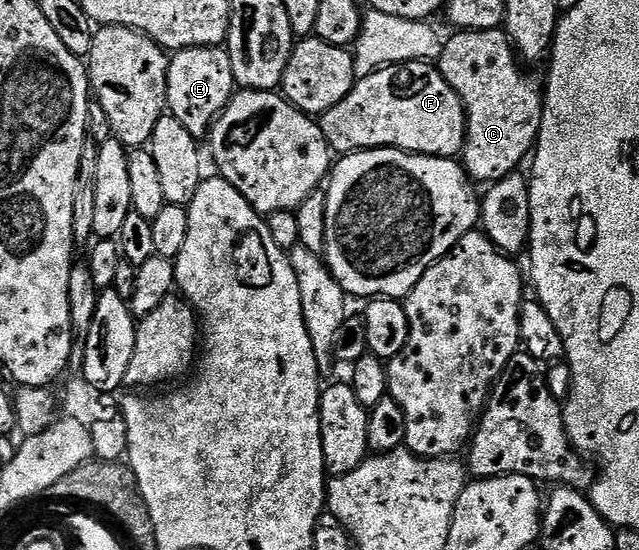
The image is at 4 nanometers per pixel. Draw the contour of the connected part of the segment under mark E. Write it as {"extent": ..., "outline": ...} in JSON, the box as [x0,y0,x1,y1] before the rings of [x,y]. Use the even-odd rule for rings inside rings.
{"extent":[166,47,236,138],"outline":[[[192,47],[177,50],[169,58],[168,83],[166,84],[166,109],[169,116],[180,119],[188,127],[188,135],[205,138],[236,92],[232,59],[222,47]]]}

